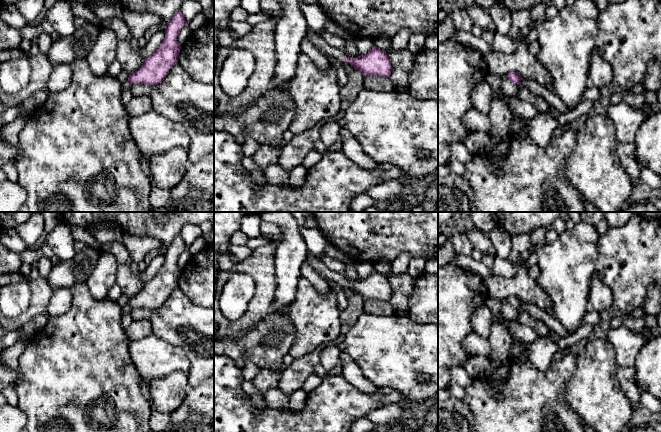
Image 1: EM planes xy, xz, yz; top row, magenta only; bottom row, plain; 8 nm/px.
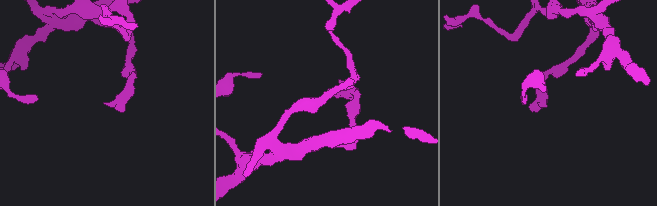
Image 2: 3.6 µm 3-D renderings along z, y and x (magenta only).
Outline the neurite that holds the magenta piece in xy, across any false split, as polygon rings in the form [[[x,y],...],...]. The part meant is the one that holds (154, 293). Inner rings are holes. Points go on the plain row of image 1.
[[[177,235],[167,246],[165,262],[158,273],[150,280],[143,283],[141,291],[129,298],[131,308],[147,308],[155,310],[163,305],[169,294],[178,287],[181,270],[177,260],[187,246],[180,235]]]

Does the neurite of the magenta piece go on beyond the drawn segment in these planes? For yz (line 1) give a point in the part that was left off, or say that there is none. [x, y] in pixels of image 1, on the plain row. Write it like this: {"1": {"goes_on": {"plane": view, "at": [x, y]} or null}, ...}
{"1": {"goes_on": null}}

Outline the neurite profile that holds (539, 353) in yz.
[[[538,336],[533,342],[523,348],[521,342],[513,341],[508,360],[516,359],[518,362],[529,362],[535,369],[545,372],[552,364],[553,356],[558,352],[558,343],[548,337]]]

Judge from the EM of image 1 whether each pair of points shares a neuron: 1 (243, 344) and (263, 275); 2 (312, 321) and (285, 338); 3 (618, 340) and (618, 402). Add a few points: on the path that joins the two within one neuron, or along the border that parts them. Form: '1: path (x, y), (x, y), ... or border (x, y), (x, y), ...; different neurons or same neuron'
1: border (266, 316), (238, 337), (225, 339); different neurons
2: border (287, 310), (294, 330), (294, 342), (289, 352); different neurons
3: border (611, 344), (615, 354), (615, 362), (618, 366); different neurons

